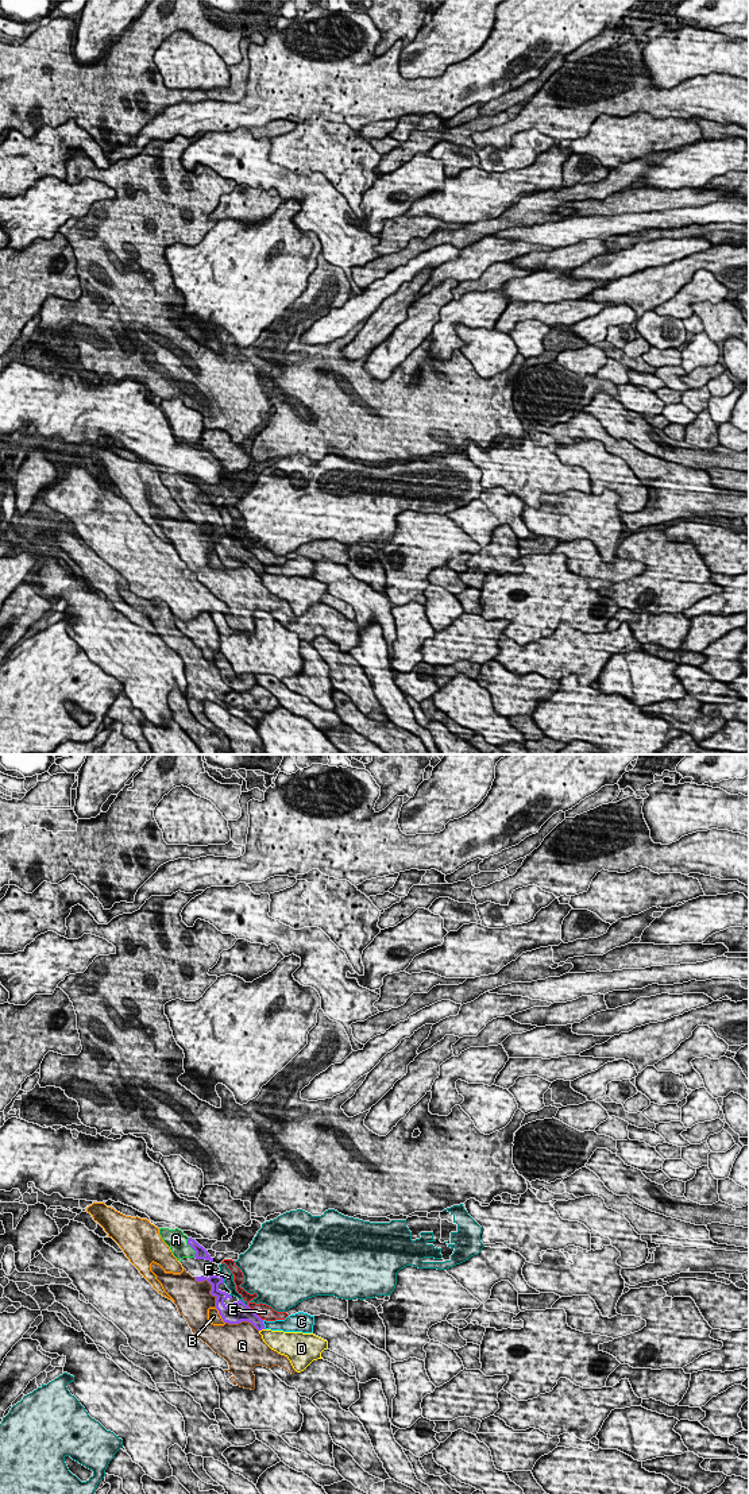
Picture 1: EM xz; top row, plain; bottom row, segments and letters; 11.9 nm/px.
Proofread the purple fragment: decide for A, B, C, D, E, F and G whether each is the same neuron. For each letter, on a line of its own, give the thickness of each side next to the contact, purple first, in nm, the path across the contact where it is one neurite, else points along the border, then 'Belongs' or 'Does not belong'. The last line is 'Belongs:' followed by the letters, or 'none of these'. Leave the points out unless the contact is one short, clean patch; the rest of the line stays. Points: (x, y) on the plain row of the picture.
A: Thickness 140 nm (purple) against 240 nm. Belongs
B: Thickness 260 nm (purple) against 140 nm. Does not belong
C: Thickness 180 nm (purple) against 130 nm. Does not belong
D: Thickness 160 nm (purple) against 260 nm. Does not belong
E: Thickness 260 nm (purple) against 180 nm. Does not belong
F: Thickness 140 nm (purple) against 130 nm. Does not belong
G: Thickness 140 nm (purple) against 400 nm. Does not belong
Belongs: A

